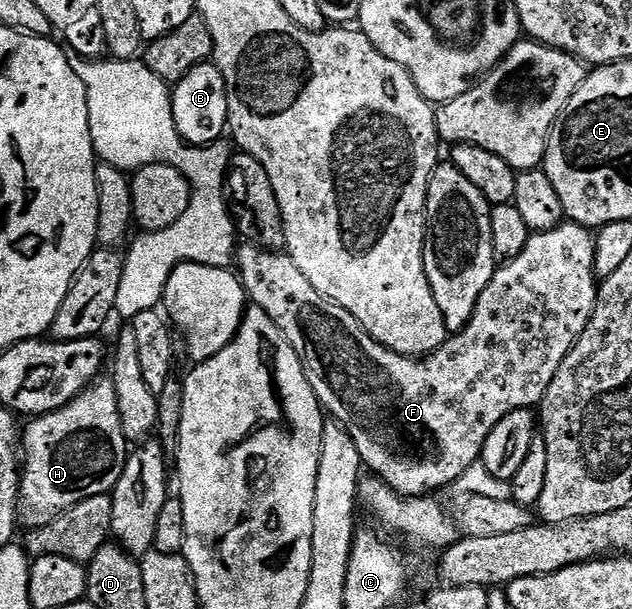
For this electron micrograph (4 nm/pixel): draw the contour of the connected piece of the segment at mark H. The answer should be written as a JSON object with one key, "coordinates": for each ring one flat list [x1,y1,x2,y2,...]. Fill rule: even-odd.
{"coordinates":[[113,377,95,378,67,406,27,422,20,434,18,480,18,520,27,531,52,524,80,500,113,491,124,472,128,453]]}

